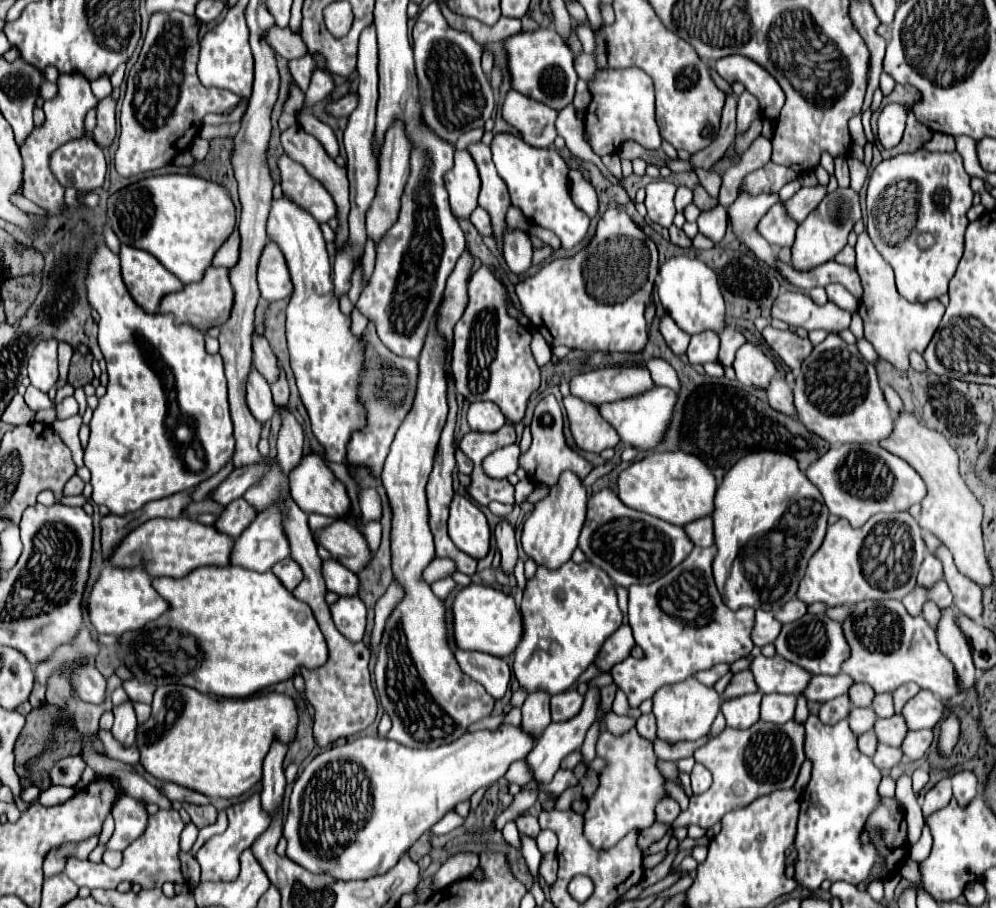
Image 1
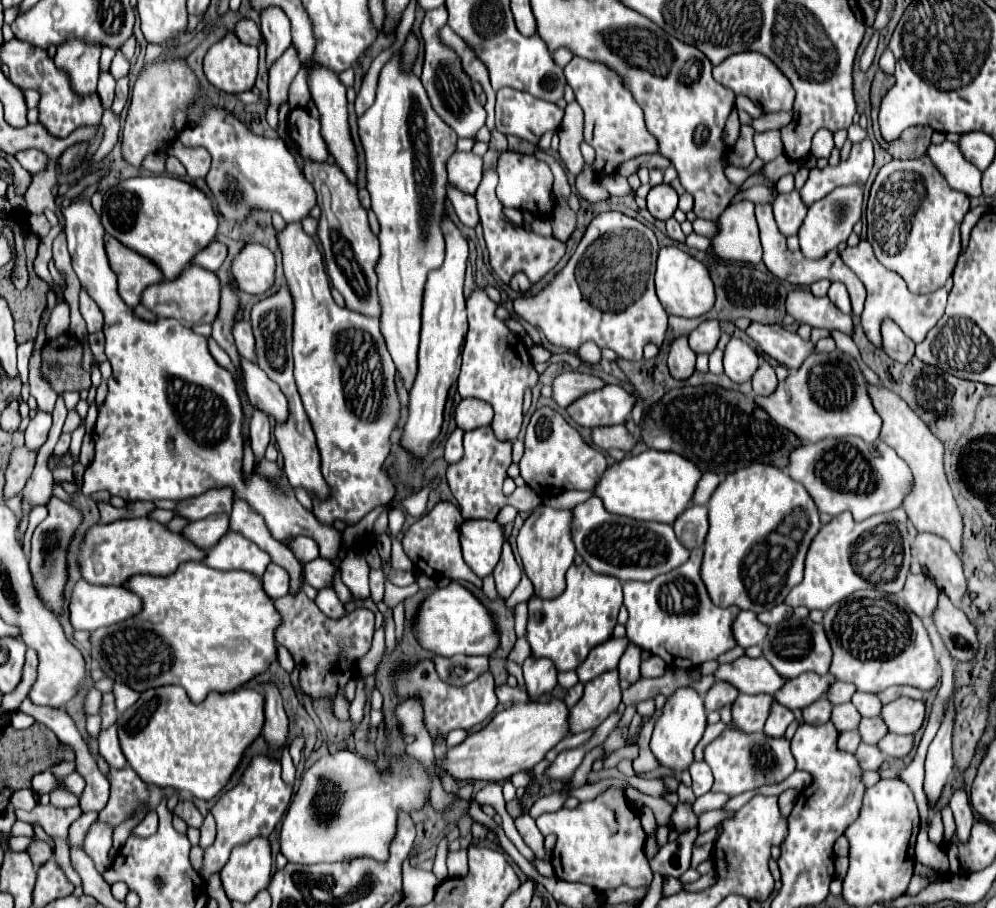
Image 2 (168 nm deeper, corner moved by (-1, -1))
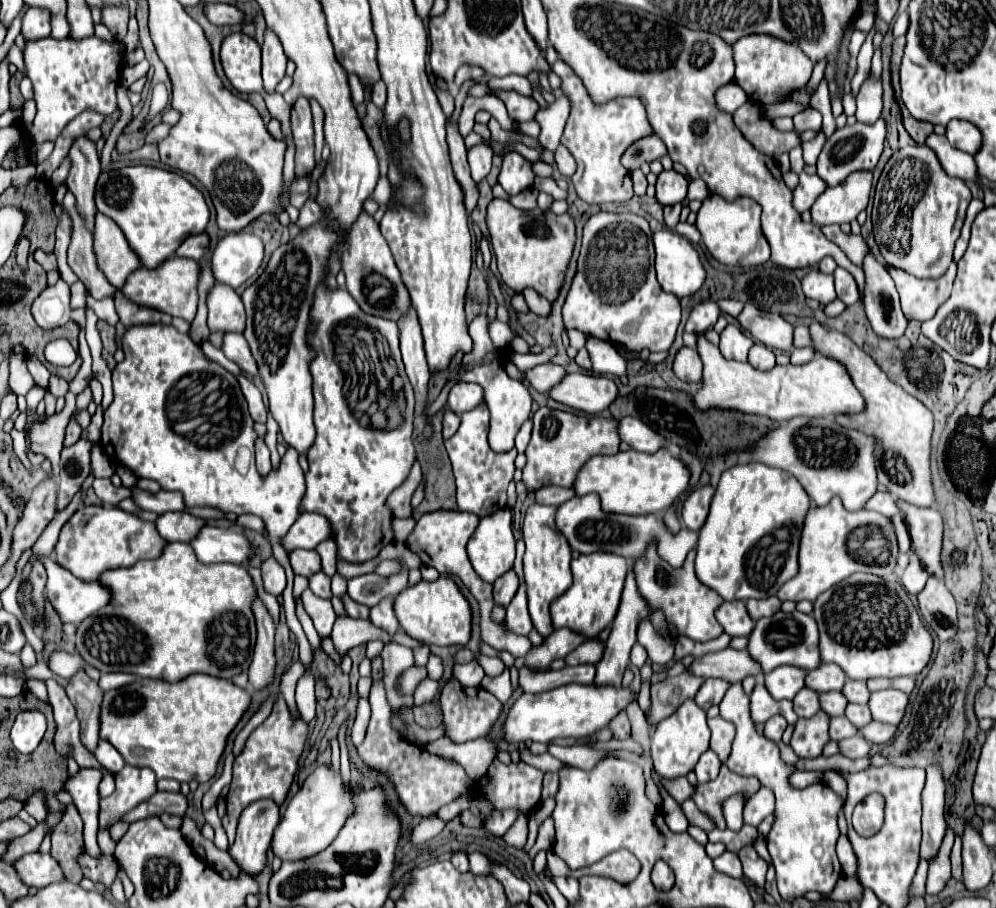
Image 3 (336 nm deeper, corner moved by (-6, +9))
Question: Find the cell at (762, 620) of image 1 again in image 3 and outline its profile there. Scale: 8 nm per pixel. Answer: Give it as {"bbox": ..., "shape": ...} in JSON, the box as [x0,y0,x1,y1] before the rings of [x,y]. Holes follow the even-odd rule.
{"bbox":[716,600,756,636],"shape":[[[742,600],[724,602],[724,606],[720,606],[720,610],[716,612],[716,618],[730,636],[750,636],[756,626]]]}

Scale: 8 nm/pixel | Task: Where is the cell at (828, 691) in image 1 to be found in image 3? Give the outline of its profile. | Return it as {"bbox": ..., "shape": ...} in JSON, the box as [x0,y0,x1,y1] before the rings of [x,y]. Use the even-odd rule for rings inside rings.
{"bbox":[766,666,806,700],"shape":[[[778,666],[766,674],[766,688],[776,700],[792,700],[806,686],[804,678],[806,670],[800,670],[796,666]]]}

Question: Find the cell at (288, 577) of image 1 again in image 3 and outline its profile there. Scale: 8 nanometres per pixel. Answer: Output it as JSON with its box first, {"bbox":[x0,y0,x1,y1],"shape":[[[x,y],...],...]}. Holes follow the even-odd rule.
{"bbox":[262,558,286,596],"shape":[[[268,558],[262,562],[262,580],[264,580],[264,590],[270,592],[272,596],[278,596],[284,592],[286,572],[276,558]]]}

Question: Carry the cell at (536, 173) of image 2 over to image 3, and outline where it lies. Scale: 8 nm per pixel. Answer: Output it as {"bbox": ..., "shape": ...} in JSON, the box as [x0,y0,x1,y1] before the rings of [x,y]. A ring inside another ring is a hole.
{"bbox":[498,152,534,196],"shape":[[[508,152],[504,156],[504,162],[502,162],[502,170],[500,170],[500,176],[498,176],[498,182],[502,184],[502,188],[514,196],[514,194],[520,194],[528,188],[534,186],[534,170],[532,170],[532,162],[526,160],[522,154],[518,152]]]}

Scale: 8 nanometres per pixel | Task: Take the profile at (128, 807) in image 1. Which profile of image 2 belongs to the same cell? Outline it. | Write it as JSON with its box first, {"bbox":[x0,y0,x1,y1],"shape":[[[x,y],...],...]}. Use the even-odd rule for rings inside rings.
{"bbox":[135,810,157,836],"shape":[[[151,810],[145,818],[143,818],[143,822],[135,828],[135,834],[137,836],[151,836],[151,834],[155,834],[157,832],[157,812],[155,810]]]}

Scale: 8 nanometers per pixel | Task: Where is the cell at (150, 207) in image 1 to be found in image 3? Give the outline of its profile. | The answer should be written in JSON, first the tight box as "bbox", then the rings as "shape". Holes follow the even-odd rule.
{"bbox":[96,166,210,268],"shape":[[[154,166],[104,170],[96,186],[96,206],[98,212],[106,214],[120,226],[146,268],[158,268],[162,262],[172,258],[188,236],[206,232],[210,220],[210,208],[196,186],[176,172]]]}

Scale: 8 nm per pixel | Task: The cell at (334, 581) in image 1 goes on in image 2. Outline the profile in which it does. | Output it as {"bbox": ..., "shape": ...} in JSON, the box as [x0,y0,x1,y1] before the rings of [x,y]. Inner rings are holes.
{"bbox":[303,558,335,590],"shape":[[[315,558],[315,560],[311,560],[311,562],[307,562],[303,566],[305,584],[309,584],[309,586],[313,586],[317,590],[331,586],[333,574],[335,574],[335,566],[325,558]]]}

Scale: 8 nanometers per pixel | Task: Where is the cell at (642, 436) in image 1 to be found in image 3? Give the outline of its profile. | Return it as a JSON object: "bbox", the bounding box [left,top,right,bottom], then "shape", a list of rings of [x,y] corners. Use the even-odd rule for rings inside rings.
{"bbox":[550,372,618,414],"shape":[[[576,372],[568,374],[560,386],[552,388],[550,396],[556,402],[582,410],[586,414],[600,414],[618,398],[618,386],[606,376]]]}

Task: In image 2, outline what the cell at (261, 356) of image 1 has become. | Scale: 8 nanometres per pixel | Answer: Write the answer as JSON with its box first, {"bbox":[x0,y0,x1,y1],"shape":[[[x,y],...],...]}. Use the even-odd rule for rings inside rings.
{"bbox":[231,318,255,360],"shape":[[[235,318],[231,332],[233,332],[235,346],[237,346],[239,354],[247,360],[255,360],[255,338],[253,338],[253,332],[251,332],[251,324],[247,320]]]}

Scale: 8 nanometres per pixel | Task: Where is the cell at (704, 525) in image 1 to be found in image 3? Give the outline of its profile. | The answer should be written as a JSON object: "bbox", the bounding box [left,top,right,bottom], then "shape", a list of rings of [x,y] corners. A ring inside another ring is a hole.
{"bbox":[682,486,714,532],"shape":[[[704,486],[704,488],[698,488],[696,492],[692,492],[686,498],[686,502],[682,506],[682,524],[688,530],[698,532],[704,526],[704,522],[708,518],[708,512],[710,512],[712,496],[714,496],[714,488]]]}

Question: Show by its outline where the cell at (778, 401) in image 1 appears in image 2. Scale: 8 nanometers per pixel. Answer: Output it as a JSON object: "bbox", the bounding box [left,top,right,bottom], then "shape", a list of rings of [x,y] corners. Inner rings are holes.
{"bbox":[751,362,777,396],"shape":[[[761,362],[759,368],[755,370],[755,374],[751,376],[751,386],[753,386],[753,394],[755,396],[769,396],[775,390],[777,378],[775,378],[775,370],[769,362]]]}

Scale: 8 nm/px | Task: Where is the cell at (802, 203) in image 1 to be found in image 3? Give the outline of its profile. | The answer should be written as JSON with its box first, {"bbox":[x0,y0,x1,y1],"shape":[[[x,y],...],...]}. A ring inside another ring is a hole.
{"bbox":[818,118,886,186],"shape":[[[882,118],[870,126],[854,124],[854,126],[844,126],[842,130],[836,130],[826,140],[824,150],[818,156],[818,176],[824,182],[828,182],[828,186],[836,186],[856,170],[874,170],[874,166],[878,164],[878,158],[882,154],[884,136],[886,136],[886,124]]]}

